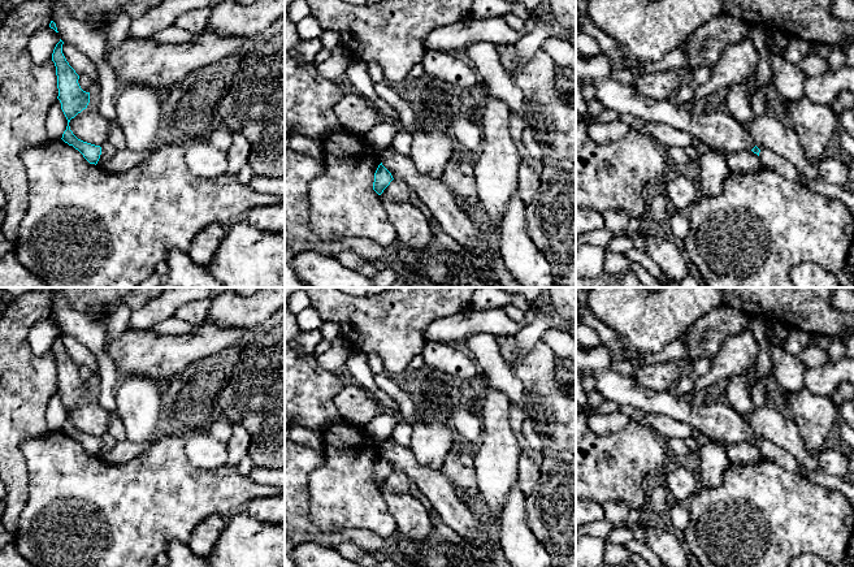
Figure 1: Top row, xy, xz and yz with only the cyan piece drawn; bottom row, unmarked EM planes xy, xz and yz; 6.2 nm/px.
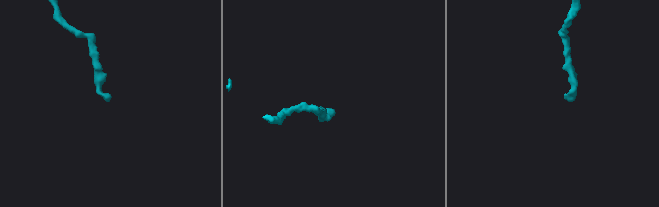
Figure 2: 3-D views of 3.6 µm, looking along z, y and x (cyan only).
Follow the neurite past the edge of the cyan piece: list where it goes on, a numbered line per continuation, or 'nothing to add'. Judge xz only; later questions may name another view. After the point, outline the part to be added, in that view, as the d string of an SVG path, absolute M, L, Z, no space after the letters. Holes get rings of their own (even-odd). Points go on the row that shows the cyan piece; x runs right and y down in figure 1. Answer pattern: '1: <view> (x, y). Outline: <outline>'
nothing to add

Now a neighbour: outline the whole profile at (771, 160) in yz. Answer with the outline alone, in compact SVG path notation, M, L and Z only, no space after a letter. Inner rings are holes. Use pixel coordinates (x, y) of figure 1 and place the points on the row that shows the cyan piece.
M757 143L757 147L760 150L759 159L763 168L775 172L789 181L803 183L805 179L799 176L798 170L789 160L759 143Z

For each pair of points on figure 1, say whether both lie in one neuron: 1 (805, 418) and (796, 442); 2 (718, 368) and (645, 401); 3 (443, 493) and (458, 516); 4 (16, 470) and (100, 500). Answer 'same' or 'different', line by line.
1: different
2: different
3: same
4: different

